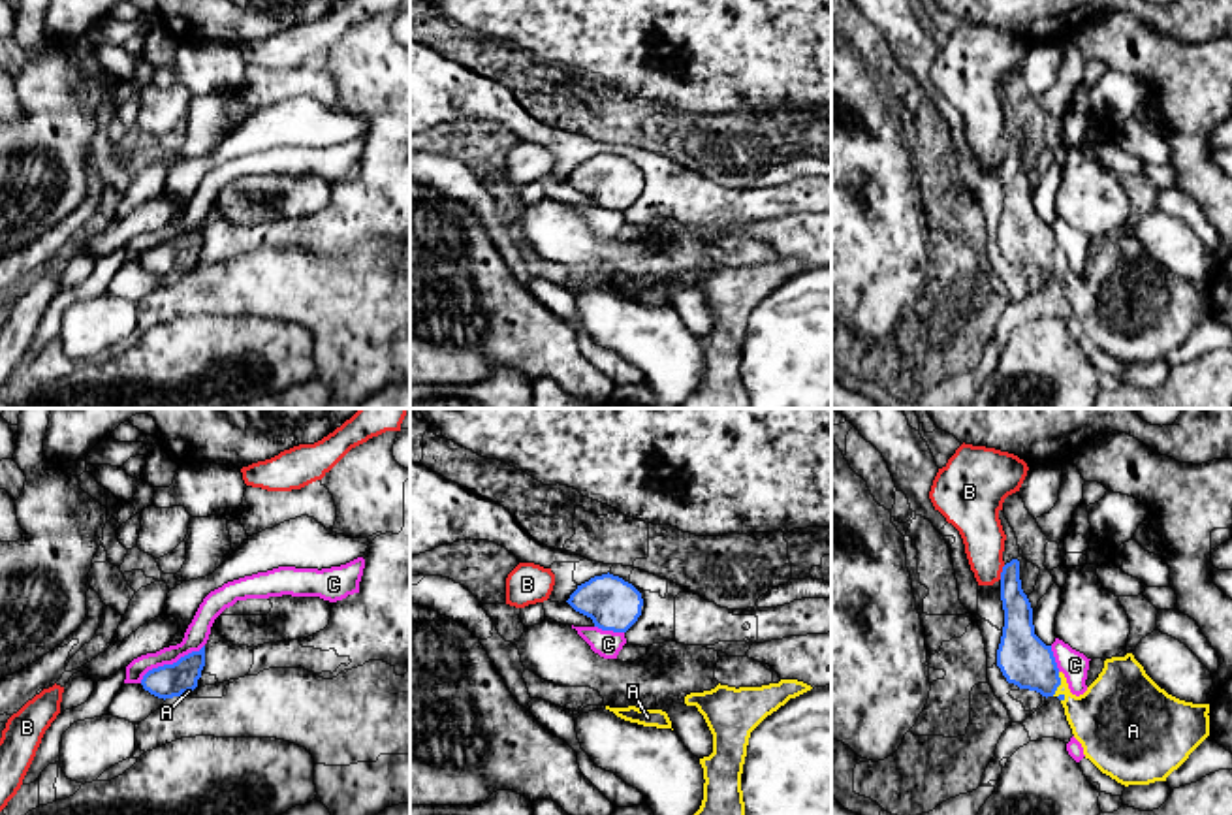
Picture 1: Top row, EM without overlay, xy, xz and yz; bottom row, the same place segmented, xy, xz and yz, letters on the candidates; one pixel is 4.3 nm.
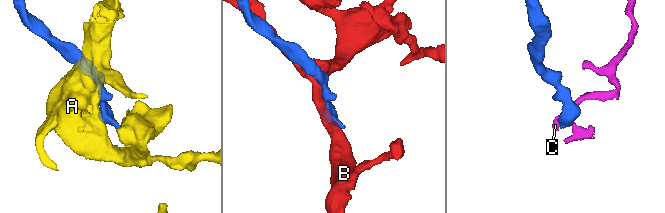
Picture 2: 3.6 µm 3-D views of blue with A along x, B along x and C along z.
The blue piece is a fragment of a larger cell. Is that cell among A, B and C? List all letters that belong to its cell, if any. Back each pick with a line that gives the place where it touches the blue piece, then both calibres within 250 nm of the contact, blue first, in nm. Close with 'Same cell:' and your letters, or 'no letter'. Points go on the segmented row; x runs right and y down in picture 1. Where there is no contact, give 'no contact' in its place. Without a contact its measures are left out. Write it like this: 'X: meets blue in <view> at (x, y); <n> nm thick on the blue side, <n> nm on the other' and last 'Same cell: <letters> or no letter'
A: meets blue in yz at (1056, 689); 220 nm thick on the blue side, 300 nm on the other
Same cell: A

